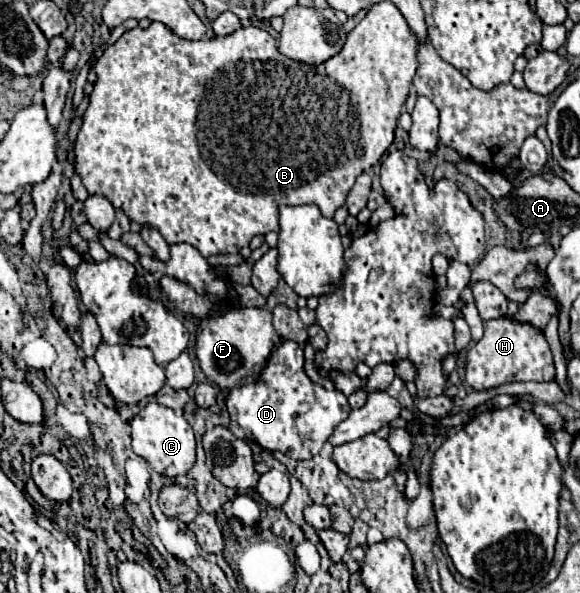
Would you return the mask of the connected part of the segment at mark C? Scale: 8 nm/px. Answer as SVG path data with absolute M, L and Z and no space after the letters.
M149 401L149 403L145 403L141 407L141 411L129 423L131 423L131 429L133 429L133 433L131 433L133 451L139 457L143 457L157 473L161 473L165 477L177 477L177 475L187 473L193 467L193 463L195 463L195 433L193 433L193 427L185 421L183 415L177 415L173 409L163 407L163 405L155 403L155 401Z

